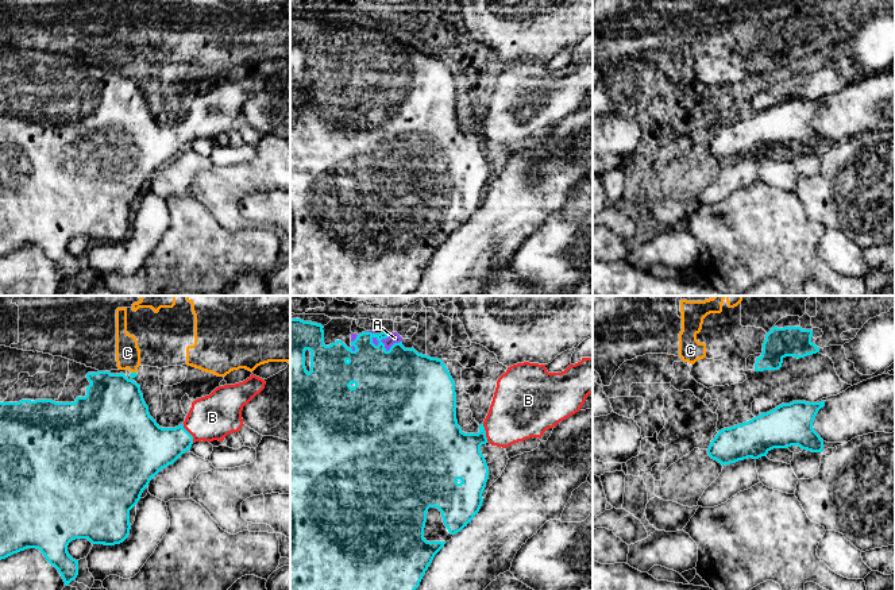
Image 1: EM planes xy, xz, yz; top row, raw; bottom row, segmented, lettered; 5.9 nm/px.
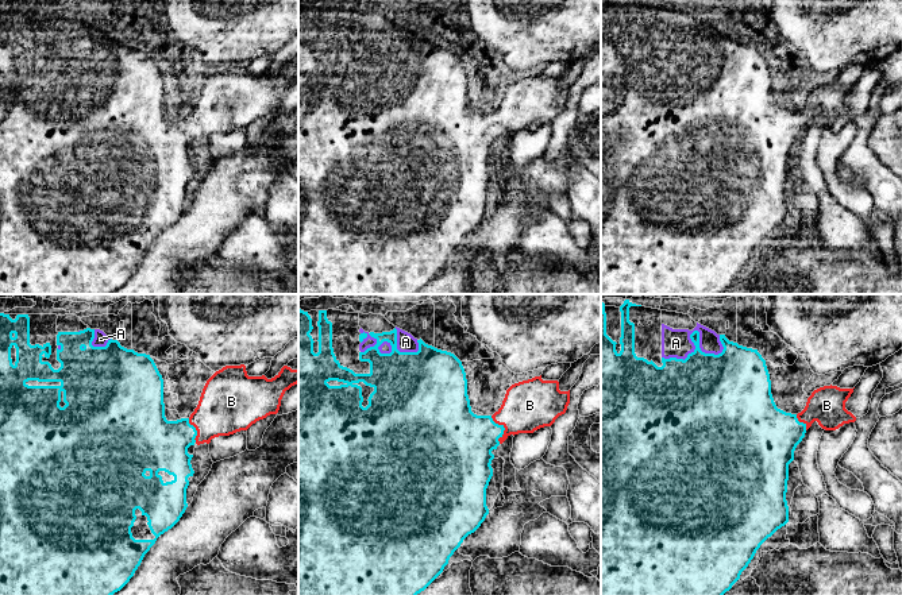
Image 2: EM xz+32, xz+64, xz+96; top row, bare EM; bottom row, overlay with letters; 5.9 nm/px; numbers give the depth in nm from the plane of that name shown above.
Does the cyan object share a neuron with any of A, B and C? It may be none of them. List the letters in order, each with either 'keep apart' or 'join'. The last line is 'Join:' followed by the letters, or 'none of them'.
A: join
B: join
C: keep apart
Join: A, B

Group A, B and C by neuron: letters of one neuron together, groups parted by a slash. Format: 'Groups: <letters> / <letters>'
Groups: A B / C

